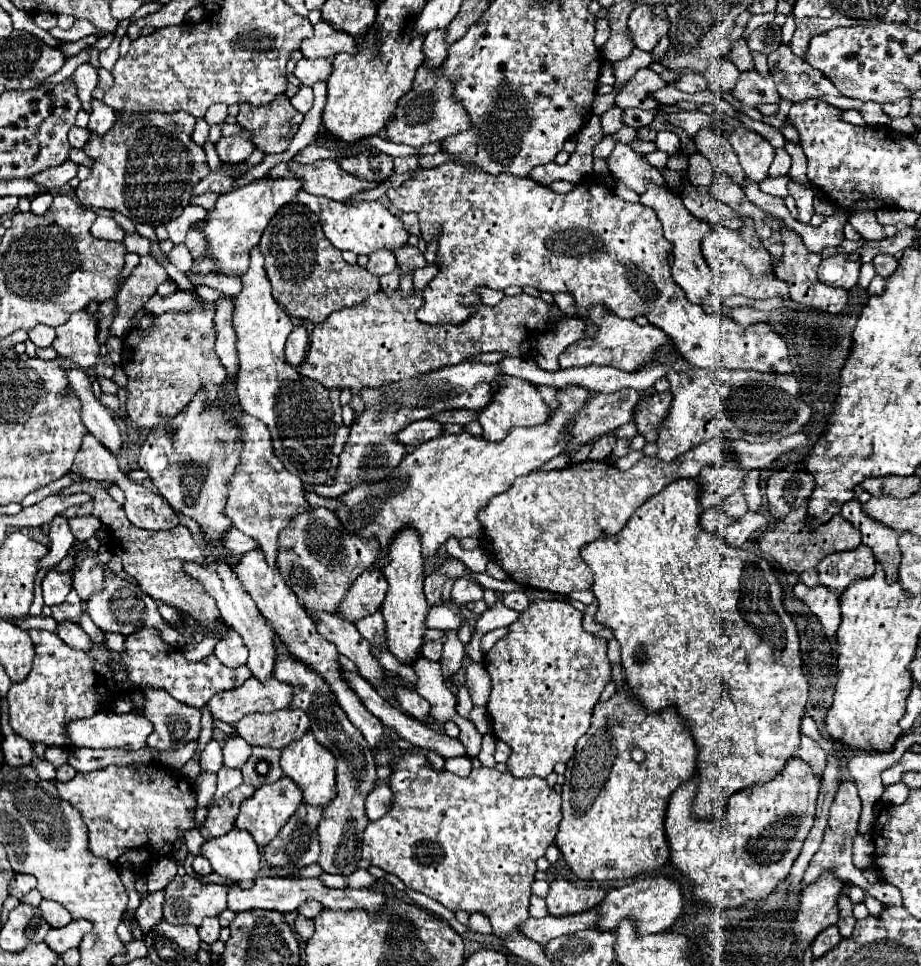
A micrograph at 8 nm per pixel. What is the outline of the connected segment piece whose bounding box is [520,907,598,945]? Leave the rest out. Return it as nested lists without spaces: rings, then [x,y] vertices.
[[[592,907],[588,911],[564,915],[564,917],[552,917],[552,915],[546,915],[542,919],[530,917],[520,929],[528,939],[532,939],[540,945],[546,945],[556,937],[576,933],[580,929],[596,927],[596,923],[598,923],[598,907]]]

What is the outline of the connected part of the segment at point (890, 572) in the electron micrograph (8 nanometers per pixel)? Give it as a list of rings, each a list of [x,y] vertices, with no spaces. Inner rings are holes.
[[[852,499],[850,503],[842,505],[840,515],[854,523],[854,527],[862,533],[862,543],[868,545],[876,559],[882,563],[886,577],[890,581],[898,579],[898,563],[900,563],[900,549],[898,549],[898,533],[892,527],[886,527],[884,523],[878,523],[876,519],[870,519],[862,511],[862,503],[858,499]]]

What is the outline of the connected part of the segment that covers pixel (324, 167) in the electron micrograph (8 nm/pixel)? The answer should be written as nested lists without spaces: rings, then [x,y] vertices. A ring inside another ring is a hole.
[[[320,159],[318,163],[280,163],[276,165],[268,177],[298,177],[304,179],[302,189],[312,195],[322,195],[334,201],[346,201],[358,193],[370,191],[374,187],[380,187],[382,183],[366,183],[364,179],[356,179],[354,175],[342,171],[336,161]]]

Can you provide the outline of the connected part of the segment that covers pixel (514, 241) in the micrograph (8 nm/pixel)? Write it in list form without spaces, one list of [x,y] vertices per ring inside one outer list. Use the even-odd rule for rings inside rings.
[[[442,163],[438,167],[432,167],[432,169],[422,169],[418,171],[412,179],[404,181],[400,187],[396,189],[388,189],[388,199],[390,203],[400,209],[400,211],[414,211],[418,213],[420,217],[420,227],[422,227],[422,237],[424,241],[428,243],[432,239],[432,235],[436,231],[442,233],[440,241],[438,241],[438,261],[442,263],[440,265],[440,271],[438,275],[428,283],[428,287],[424,289],[424,305],[420,307],[418,311],[418,319],[422,323],[462,323],[466,317],[472,315],[474,309],[470,309],[468,305],[470,303],[480,303],[478,301],[478,295],[474,293],[474,287],[478,285],[486,285],[490,289],[506,289],[510,285],[518,285],[518,287],[524,287],[524,285],[530,285],[530,287],[536,287],[538,291],[548,291],[548,293],[554,293],[554,291],[570,291],[576,299],[576,307],[578,307],[578,317],[584,319],[586,323],[586,337],[592,335],[592,325],[586,321],[586,309],[590,305],[604,305],[608,307],[612,313],[616,313],[618,317],[624,317],[624,319],[634,319],[636,315],[646,315],[648,321],[656,327],[660,327],[678,347],[678,351],[682,353],[682,357],[692,365],[692,367],[706,367],[698,369],[732,369],[732,370],[754,370],[762,371],[762,373],[790,373],[790,365],[788,365],[788,345],[786,345],[786,339],[770,325],[770,323],[754,323],[750,327],[742,327],[740,323],[736,323],[734,319],[730,317],[722,317],[722,315],[716,315],[712,311],[704,311],[702,305],[694,305],[686,299],[686,293],[678,287],[678,283],[674,283],[672,275],[670,275],[670,263],[668,263],[668,255],[672,251],[672,243],[664,239],[662,235],[662,225],[658,223],[658,217],[654,215],[654,211],[650,211],[648,207],[640,205],[640,203],[628,203],[624,199],[620,199],[612,187],[608,187],[602,179],[598,179],[596,175],[590,175],[586,177],[584,181],[576,183],[572,191],[568,193],[552,193],[548,187],[544,185],[538,185],[536,181],[532,181],[530,177],[514,177],[514,175],[486,175],[486,171],[478,171],[476,167],[462,167],[462,163]]]

